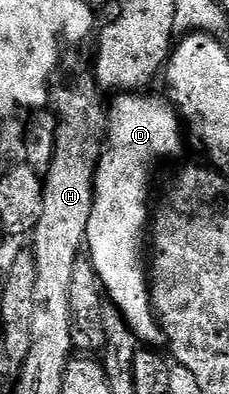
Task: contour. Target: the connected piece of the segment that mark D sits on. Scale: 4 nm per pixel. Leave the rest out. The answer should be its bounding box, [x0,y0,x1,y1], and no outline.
[85,92,185,344]

